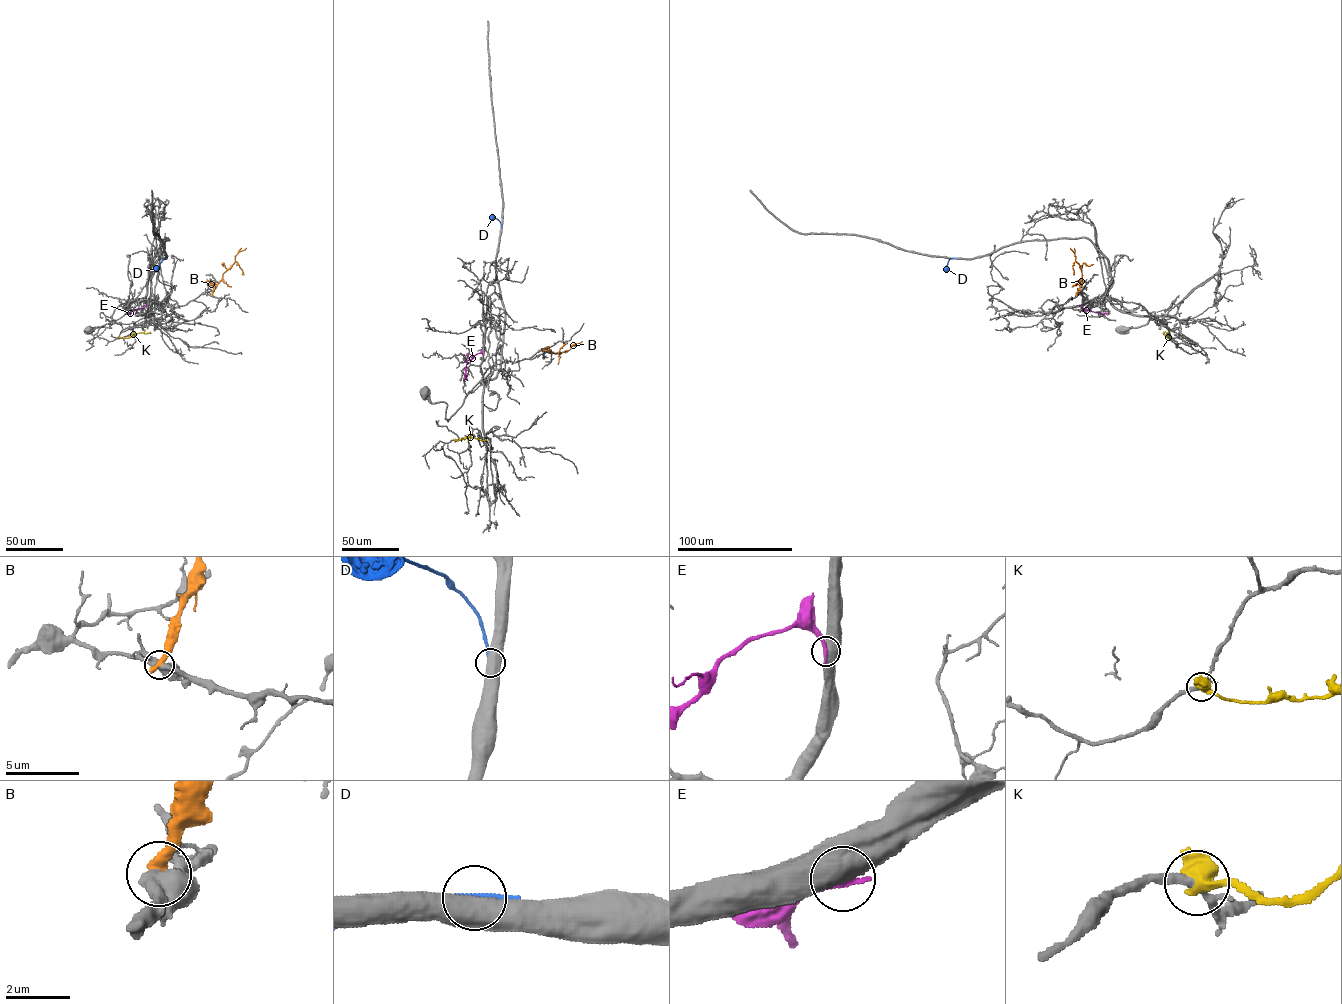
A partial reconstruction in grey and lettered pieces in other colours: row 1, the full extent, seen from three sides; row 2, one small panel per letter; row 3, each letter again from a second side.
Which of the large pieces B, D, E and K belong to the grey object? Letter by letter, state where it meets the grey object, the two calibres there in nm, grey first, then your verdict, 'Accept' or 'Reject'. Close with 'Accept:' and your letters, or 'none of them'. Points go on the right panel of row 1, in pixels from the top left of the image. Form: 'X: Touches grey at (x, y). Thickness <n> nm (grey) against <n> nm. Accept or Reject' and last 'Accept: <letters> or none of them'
B: Touches grey at (1076, 295). Thickness 460 nm (grey) against 500 nm. Reject
D: Touches grey at (955, 258). Thickness 550 nm (grey) against 200 nm. Reject
E: Touches grey at (1083, 305). Thickness 750 nm (grey) against 320 nm. Reject
K: Touches grey at (1169, 337). Thickness 240 nm (grey) against 500 nm. Reject
Accept: none of them

